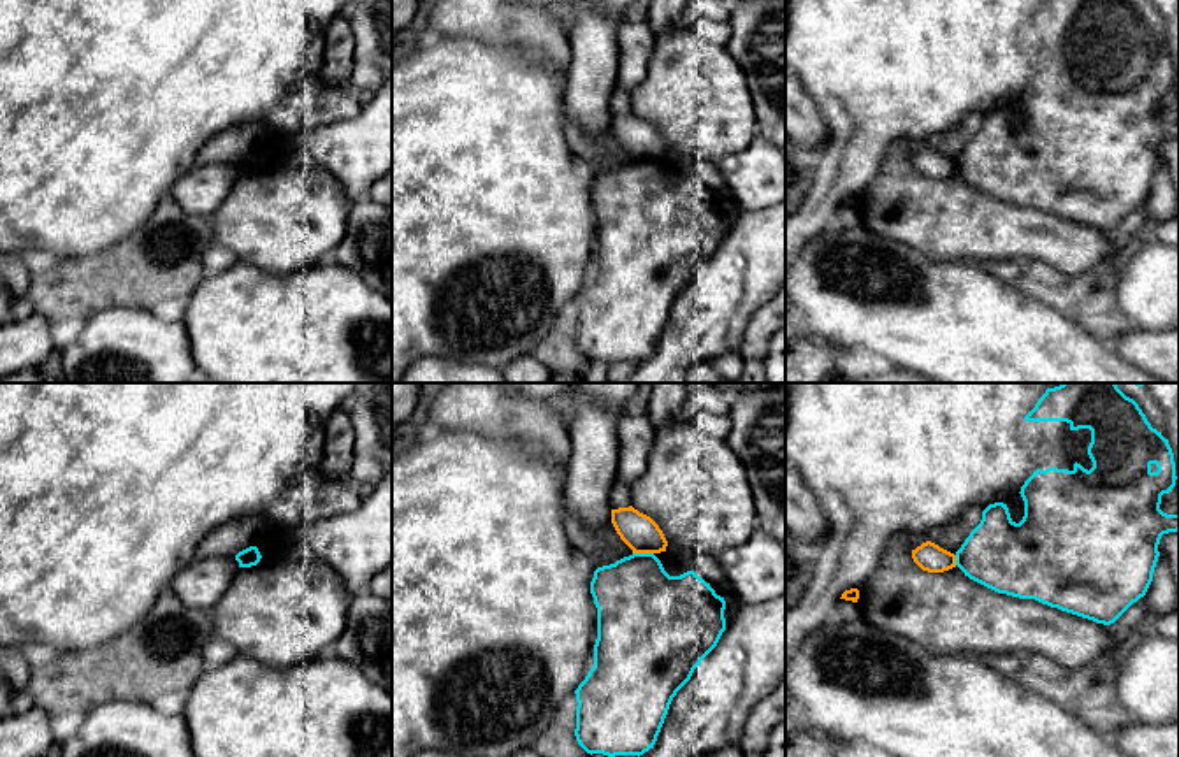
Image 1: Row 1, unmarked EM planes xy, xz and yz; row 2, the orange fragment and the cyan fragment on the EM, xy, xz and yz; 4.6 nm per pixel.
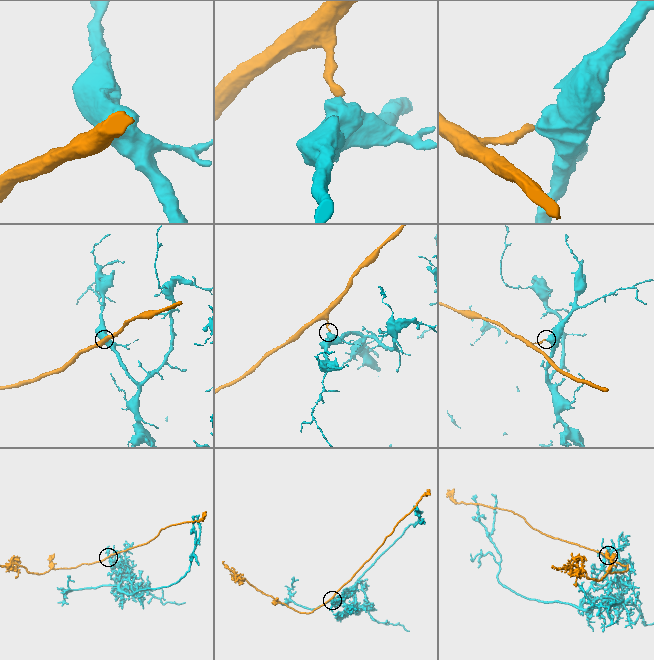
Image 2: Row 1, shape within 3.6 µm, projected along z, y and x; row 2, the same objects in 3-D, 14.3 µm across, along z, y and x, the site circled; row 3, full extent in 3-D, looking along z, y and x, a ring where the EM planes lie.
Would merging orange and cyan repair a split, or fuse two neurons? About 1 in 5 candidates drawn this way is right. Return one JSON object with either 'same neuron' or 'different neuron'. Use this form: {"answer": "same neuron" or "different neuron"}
{"answer": "different neuron"}

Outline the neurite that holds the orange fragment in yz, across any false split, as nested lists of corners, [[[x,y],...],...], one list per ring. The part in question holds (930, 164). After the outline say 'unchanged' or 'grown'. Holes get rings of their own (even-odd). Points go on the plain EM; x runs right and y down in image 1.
[[[926,148],[912,156],[912,165],[922,177],[928,179],[944,179],[956,174],[956,162],[931,148]]]; unchanged

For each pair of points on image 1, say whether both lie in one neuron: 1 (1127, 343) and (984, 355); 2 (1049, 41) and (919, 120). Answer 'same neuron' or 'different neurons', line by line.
1: different neurons
2: different neurons

